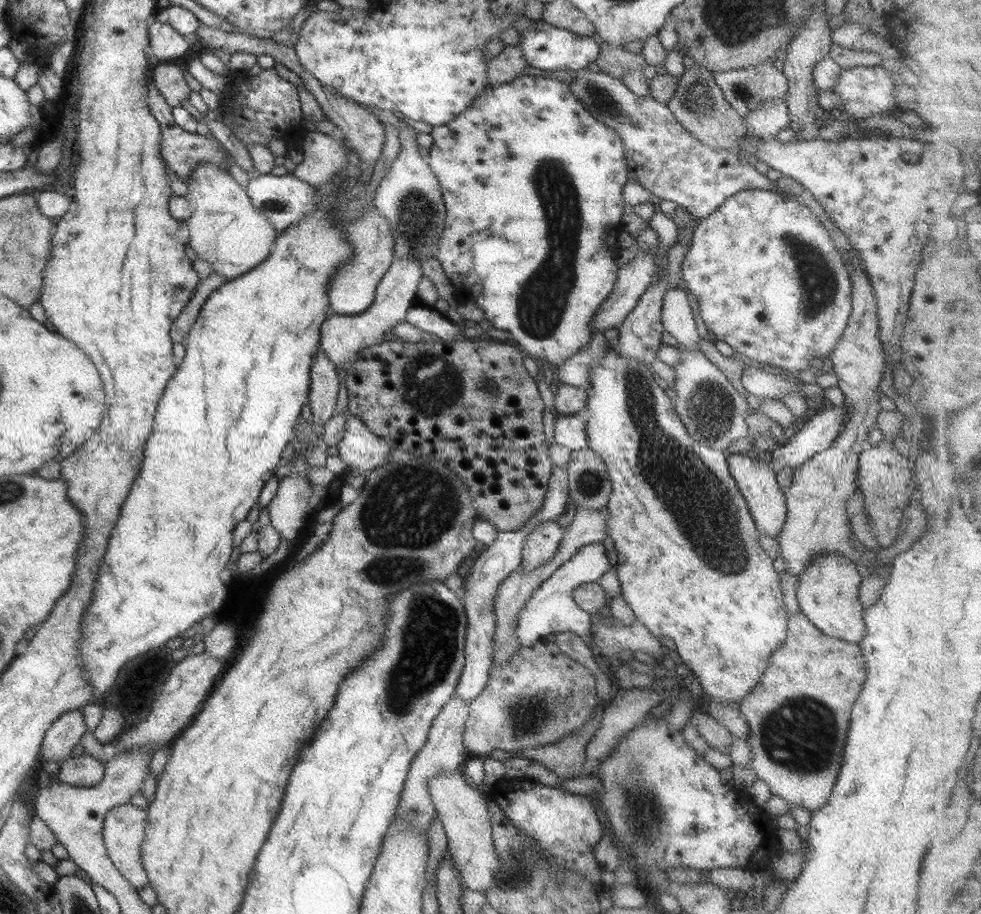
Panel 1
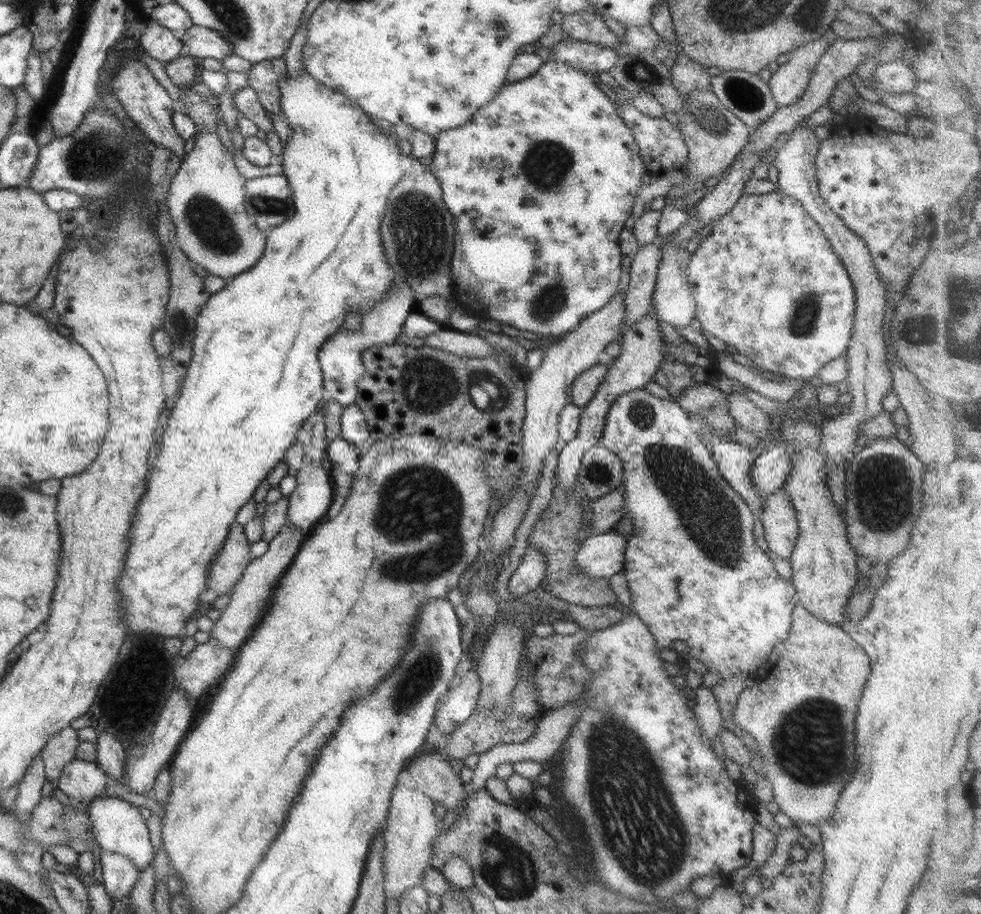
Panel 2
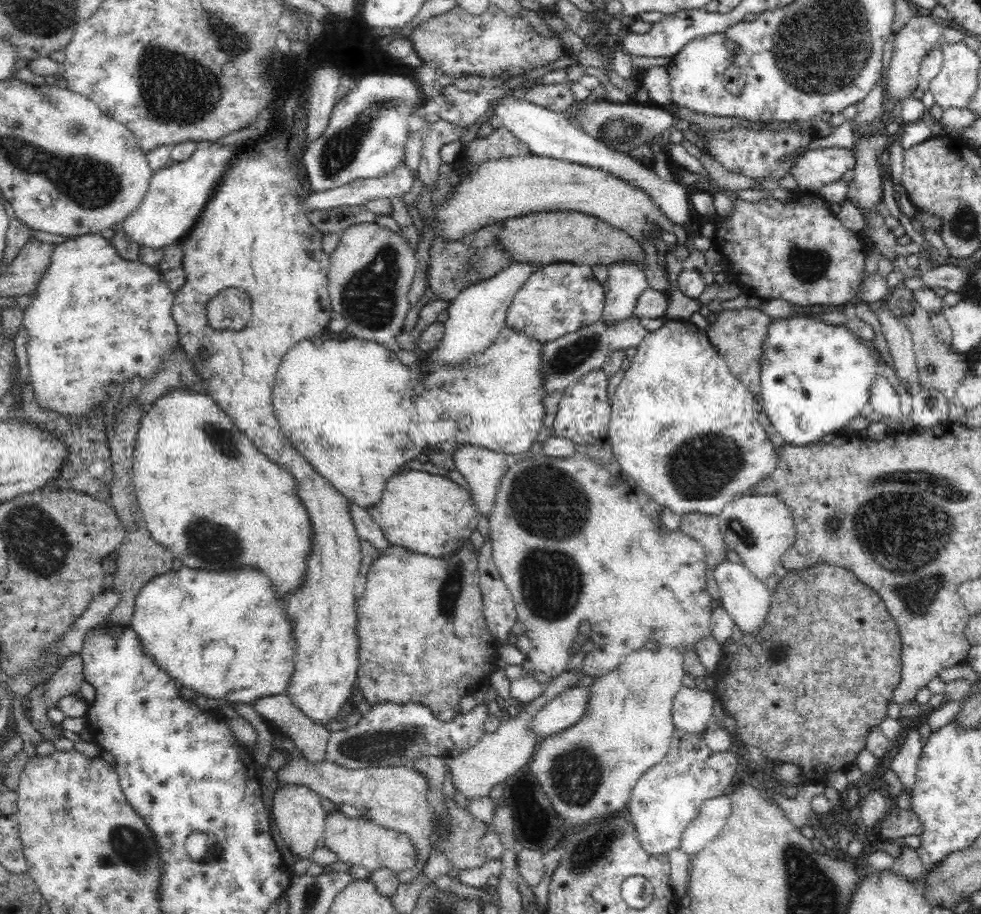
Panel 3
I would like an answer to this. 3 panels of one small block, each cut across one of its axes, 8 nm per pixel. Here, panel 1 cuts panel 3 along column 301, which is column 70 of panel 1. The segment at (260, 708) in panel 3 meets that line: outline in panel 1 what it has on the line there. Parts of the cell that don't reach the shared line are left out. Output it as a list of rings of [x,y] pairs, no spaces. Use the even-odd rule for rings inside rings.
[[[73,709],[60,714],[46,730],[38,761],[55,761],[60,765],[61,761],[71,756],[71,749],[79,743],[83,732],[85,722],[81,710]]]

